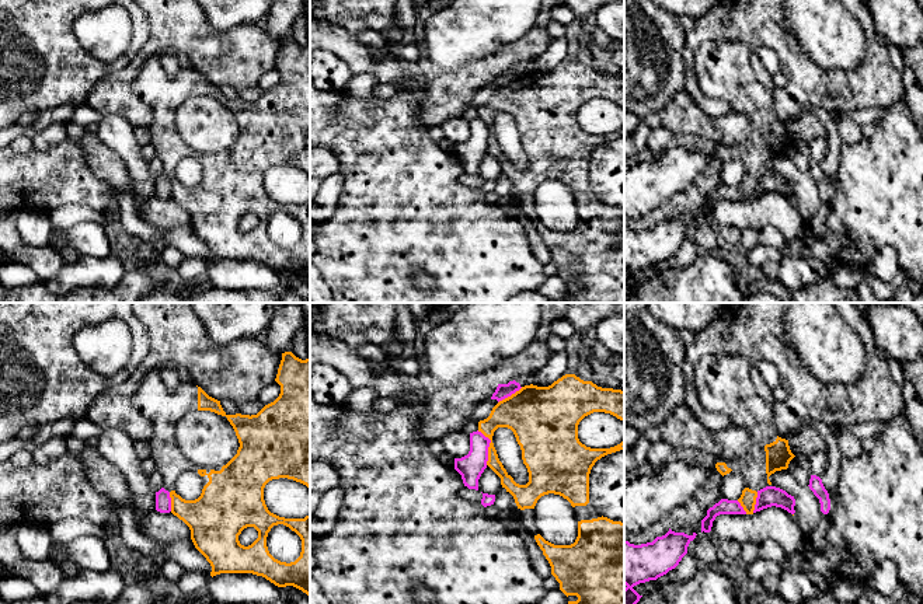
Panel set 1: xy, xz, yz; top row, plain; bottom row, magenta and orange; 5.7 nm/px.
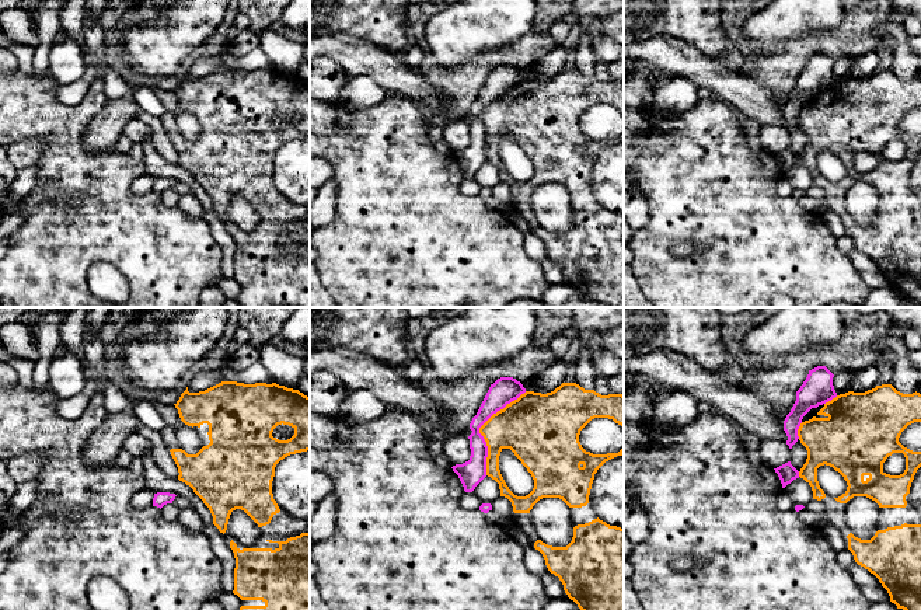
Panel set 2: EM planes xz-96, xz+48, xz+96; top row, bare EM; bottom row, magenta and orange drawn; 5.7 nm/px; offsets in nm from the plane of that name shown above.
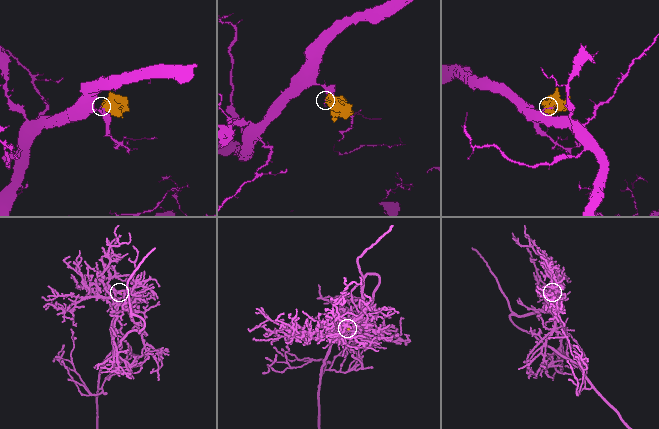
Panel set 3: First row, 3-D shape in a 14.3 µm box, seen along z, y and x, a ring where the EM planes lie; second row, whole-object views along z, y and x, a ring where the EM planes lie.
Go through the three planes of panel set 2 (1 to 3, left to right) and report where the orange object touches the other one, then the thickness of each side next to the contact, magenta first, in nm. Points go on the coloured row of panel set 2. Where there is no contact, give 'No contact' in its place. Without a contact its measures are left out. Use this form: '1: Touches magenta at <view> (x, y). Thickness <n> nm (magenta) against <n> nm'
1: No contact
2: Touches magenta at xz+48 (480, 426). Thickness 150 nm (magenta) against 300 nm
3: Touches magenta at xz+96 (796, 431). Thickness 170 nm (magenta) against 300 nm

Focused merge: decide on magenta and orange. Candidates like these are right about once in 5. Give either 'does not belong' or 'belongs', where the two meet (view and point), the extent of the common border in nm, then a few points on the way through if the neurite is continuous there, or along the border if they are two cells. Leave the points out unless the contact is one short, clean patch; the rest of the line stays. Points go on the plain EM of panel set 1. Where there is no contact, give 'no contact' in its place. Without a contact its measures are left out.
does not belong; meets magenta in xz at (488, 132); contact 200 nm long

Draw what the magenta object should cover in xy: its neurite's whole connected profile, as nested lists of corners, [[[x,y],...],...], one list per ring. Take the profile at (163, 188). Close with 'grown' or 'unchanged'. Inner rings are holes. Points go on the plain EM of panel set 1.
[[[161,174],[156,178],[156,196],[160,199],[170,199],[171,198],[171,184],[170,178]]]; unchanged

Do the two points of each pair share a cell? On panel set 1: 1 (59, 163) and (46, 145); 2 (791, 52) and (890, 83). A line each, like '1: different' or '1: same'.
1: different
2: same

